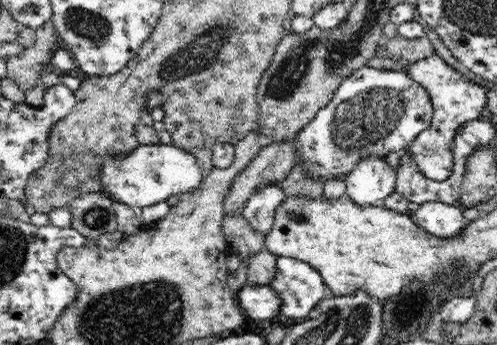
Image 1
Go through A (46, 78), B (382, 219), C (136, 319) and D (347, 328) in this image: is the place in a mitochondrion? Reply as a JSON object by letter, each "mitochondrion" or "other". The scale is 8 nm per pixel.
{"A":"other","B":"other","C":"mitochondrion","D":"mitochondrion"}

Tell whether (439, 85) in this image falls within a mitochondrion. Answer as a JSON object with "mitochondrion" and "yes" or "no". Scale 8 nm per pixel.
{"mitochondrion":"no"}

